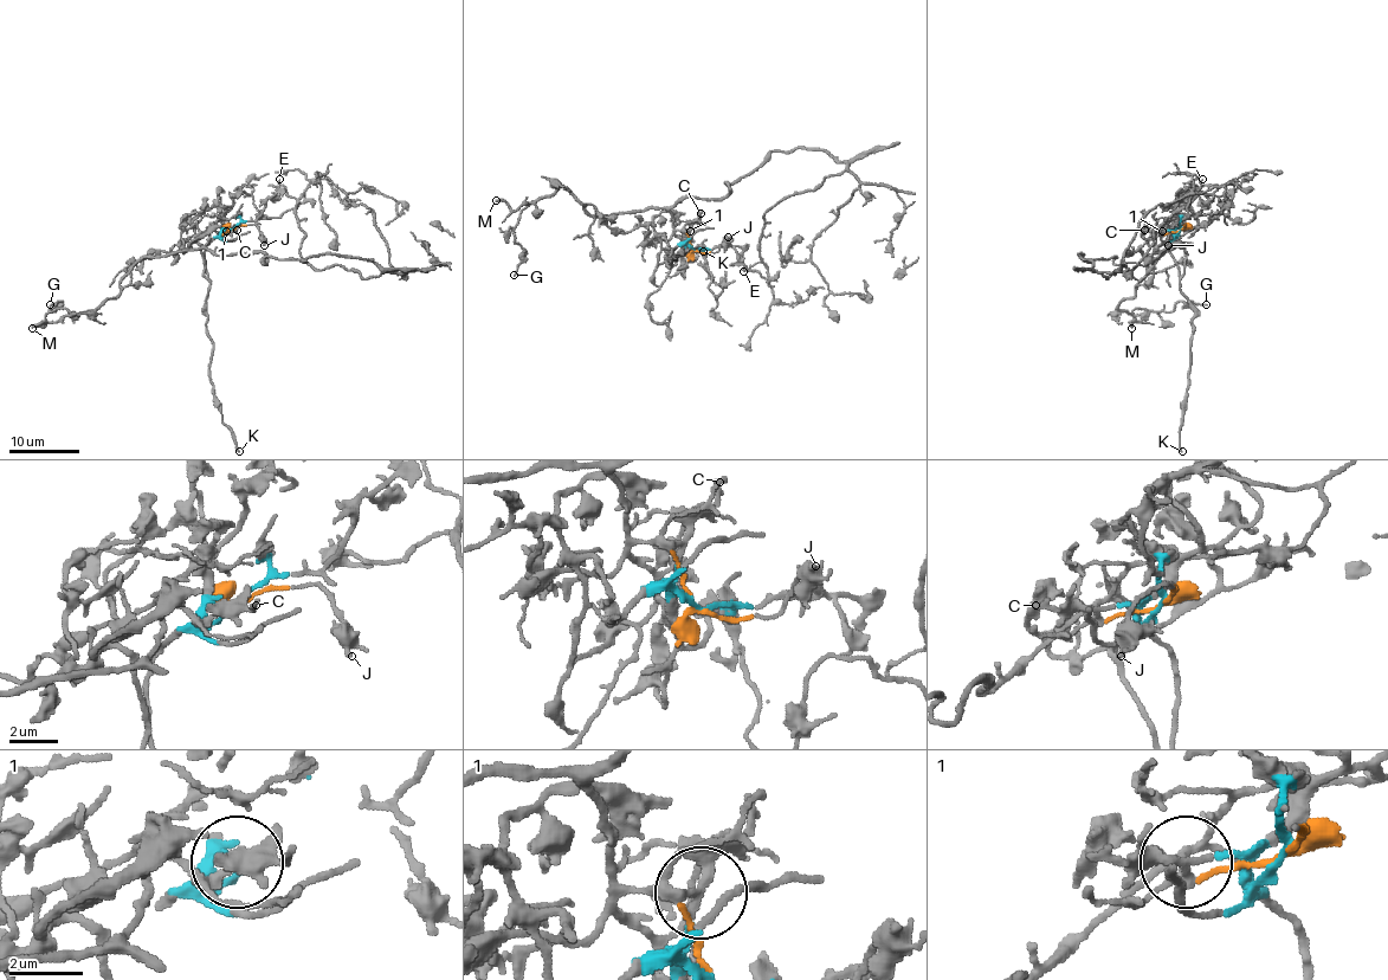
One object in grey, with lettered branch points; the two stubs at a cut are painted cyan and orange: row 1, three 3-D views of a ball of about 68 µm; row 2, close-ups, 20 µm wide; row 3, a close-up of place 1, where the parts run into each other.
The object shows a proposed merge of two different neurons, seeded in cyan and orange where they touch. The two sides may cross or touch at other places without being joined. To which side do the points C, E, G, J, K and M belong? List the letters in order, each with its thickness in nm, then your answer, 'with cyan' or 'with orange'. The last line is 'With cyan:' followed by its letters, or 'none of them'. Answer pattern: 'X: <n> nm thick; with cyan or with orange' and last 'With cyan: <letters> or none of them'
C: 200 nm thick; with cyan
E: 160 nm thick; with orange
G: 120 nm thick; with orange
J: 320 nm thick; with orange
K: 170 nm thick; with cyan
M: 240 nm thick; with orange
With cyan: C, K

